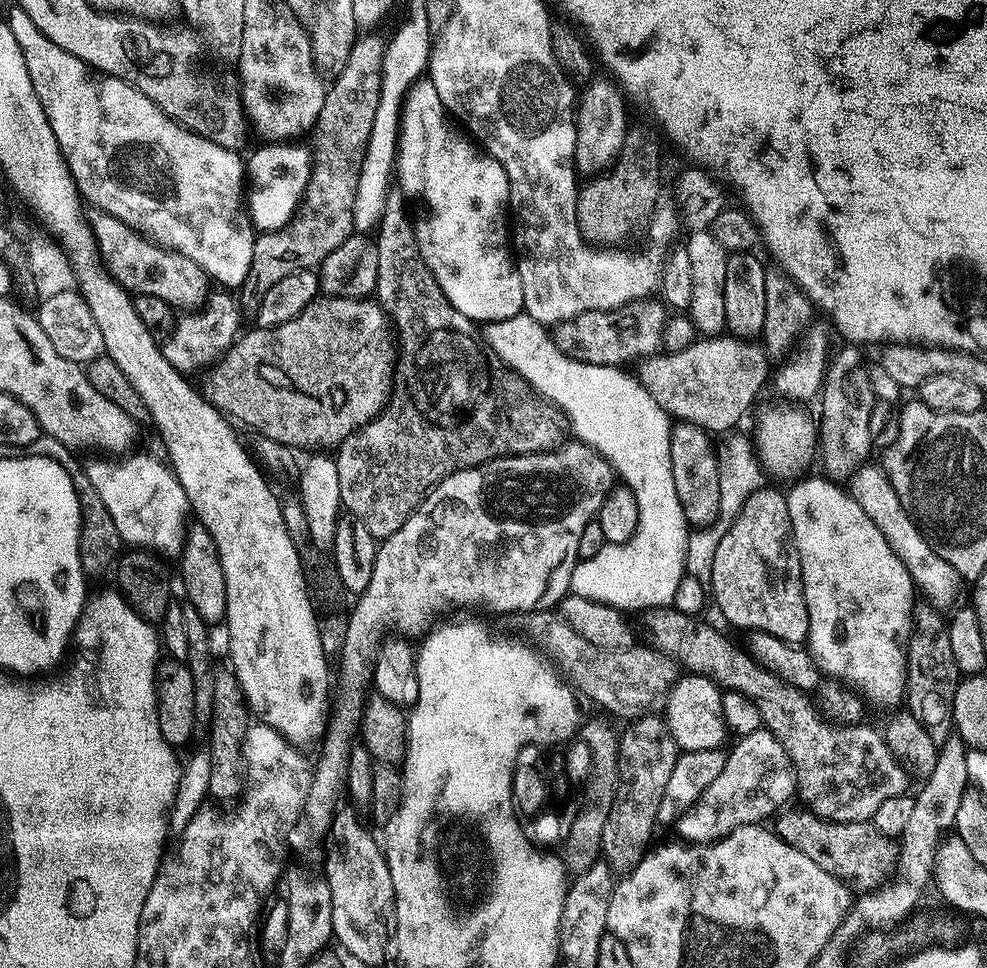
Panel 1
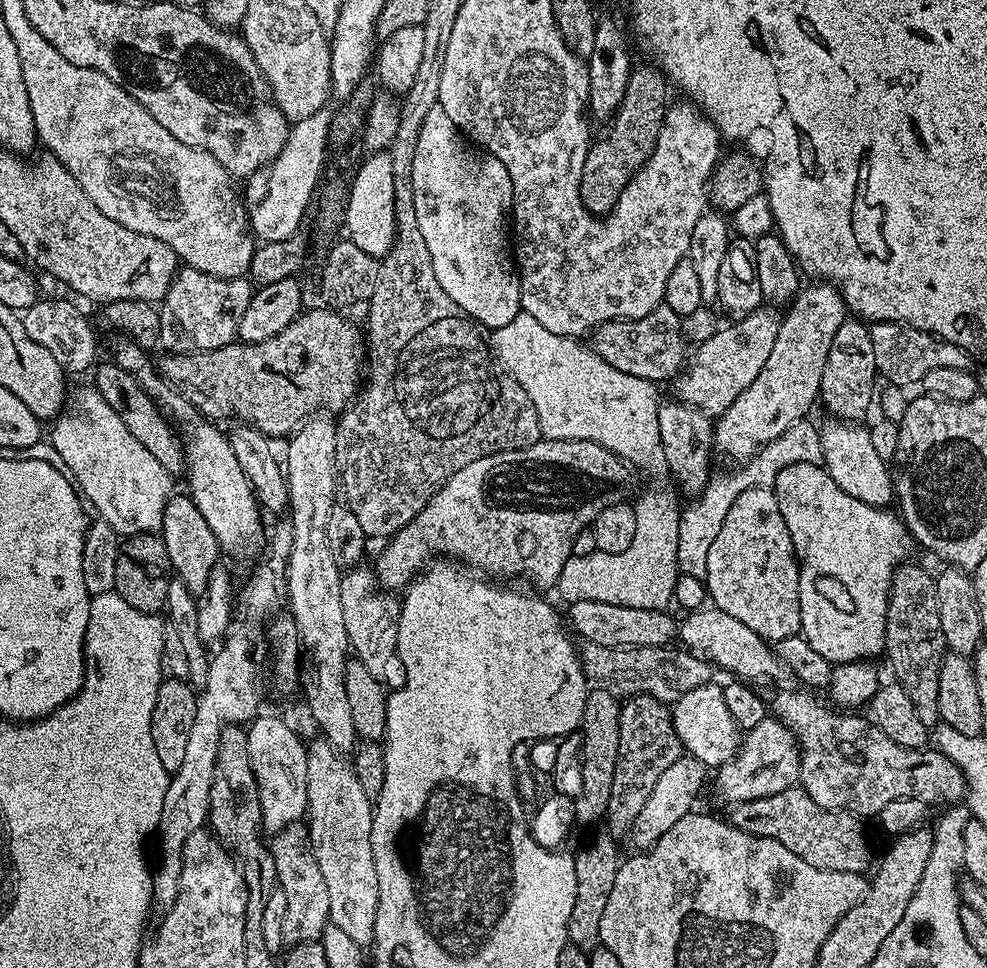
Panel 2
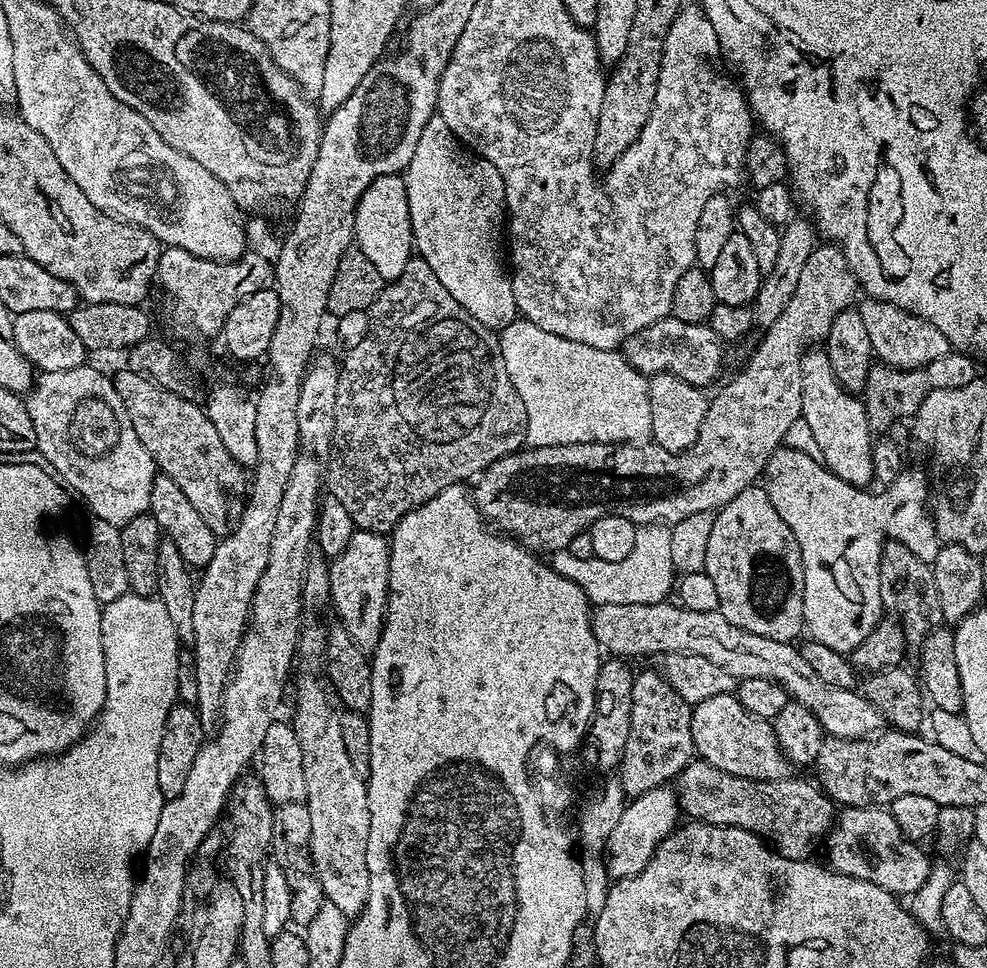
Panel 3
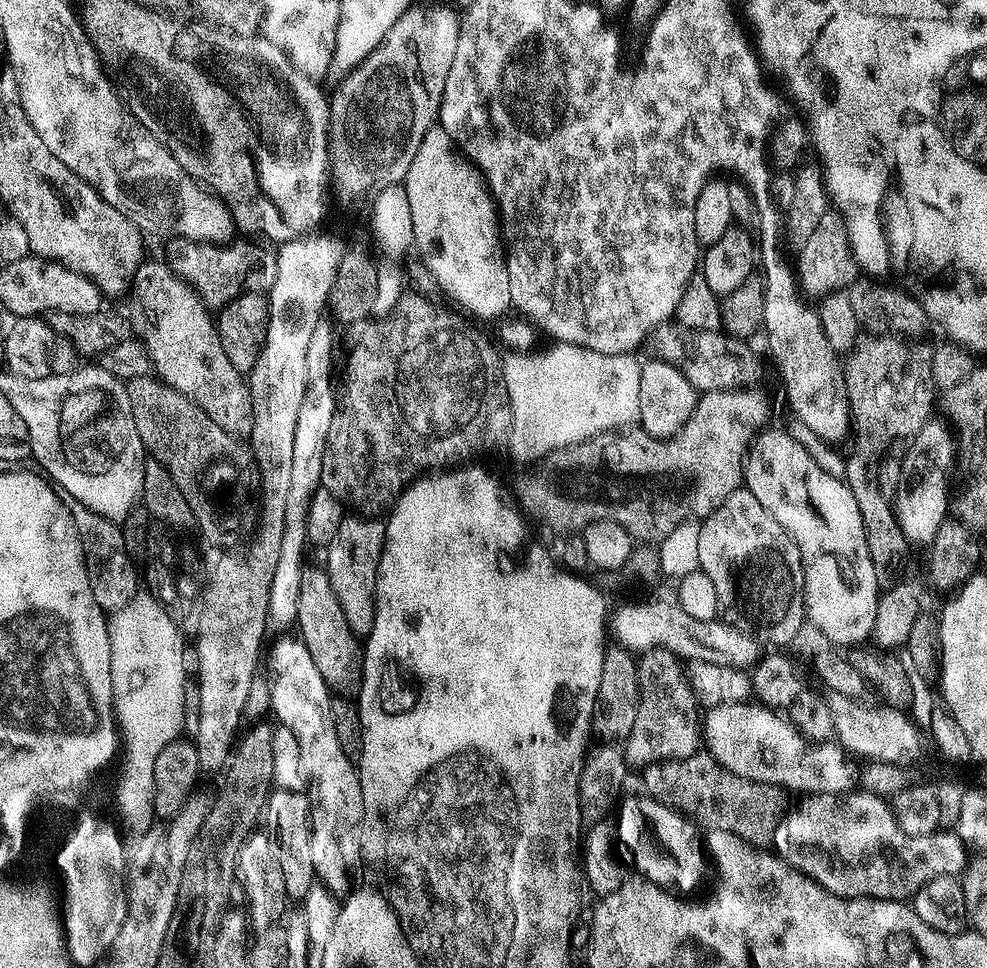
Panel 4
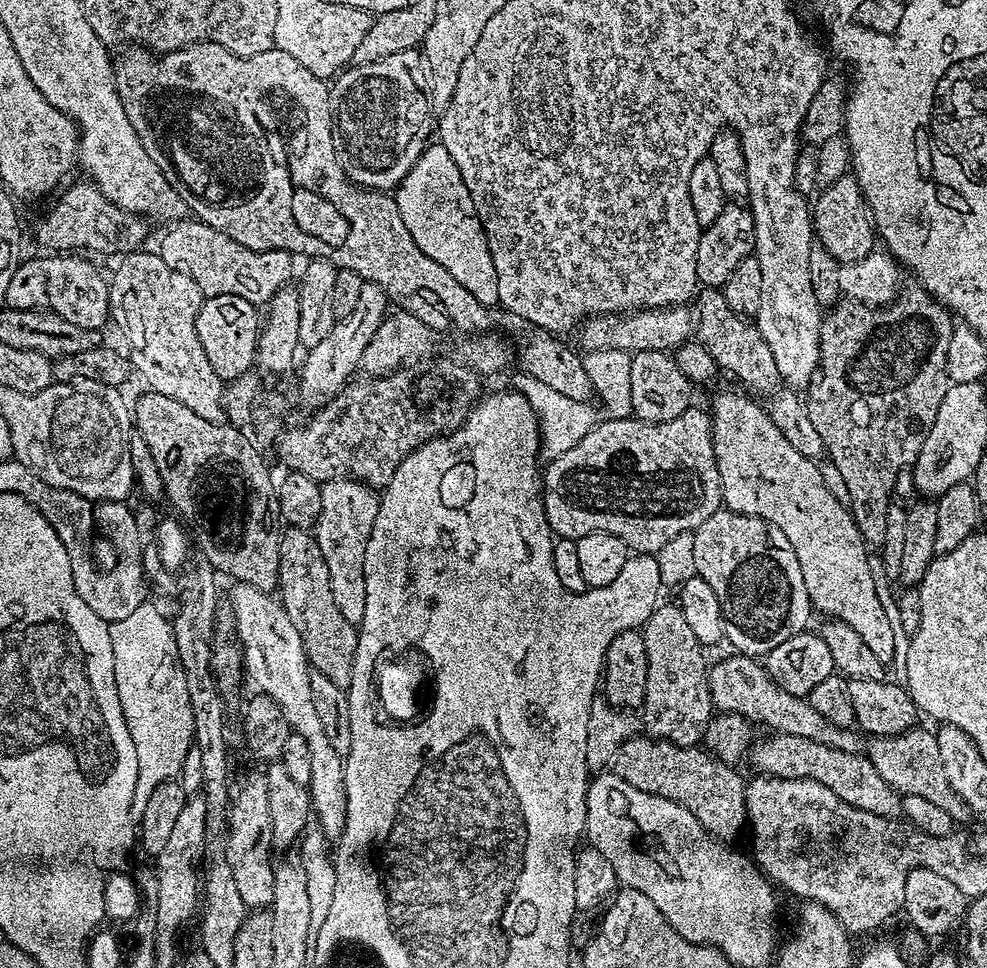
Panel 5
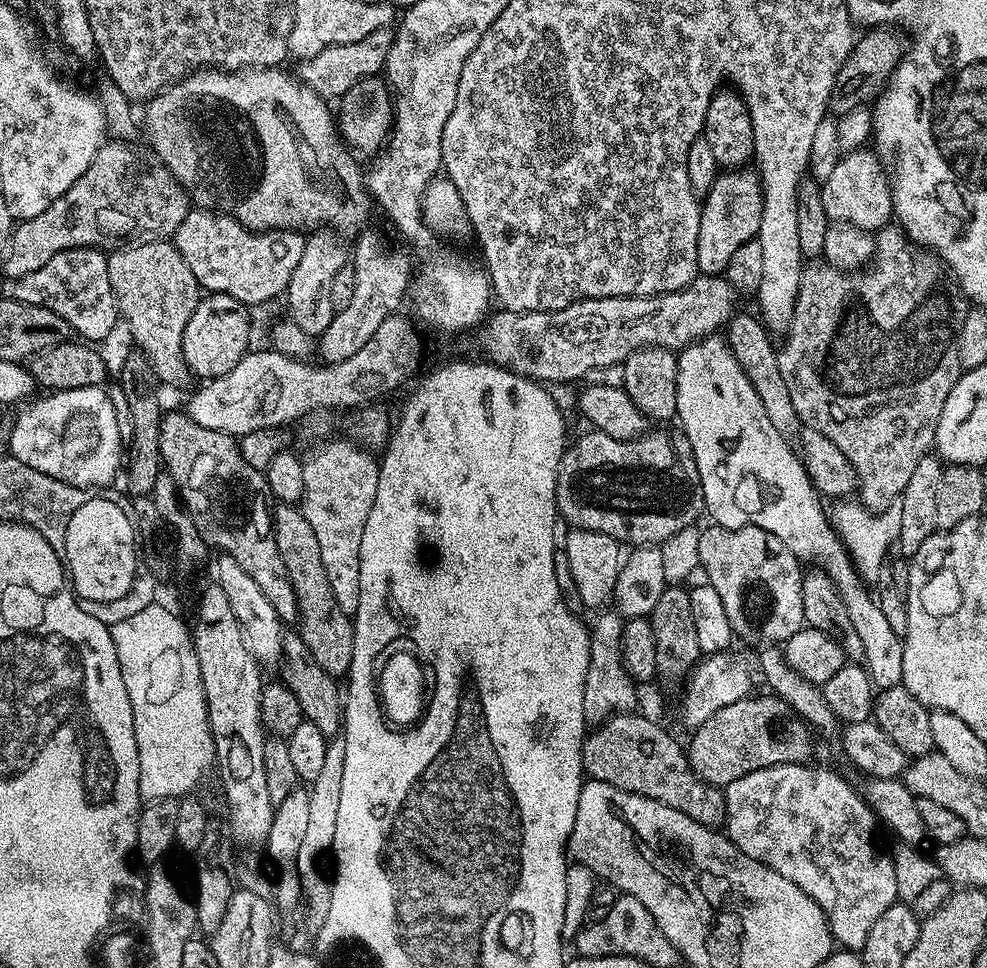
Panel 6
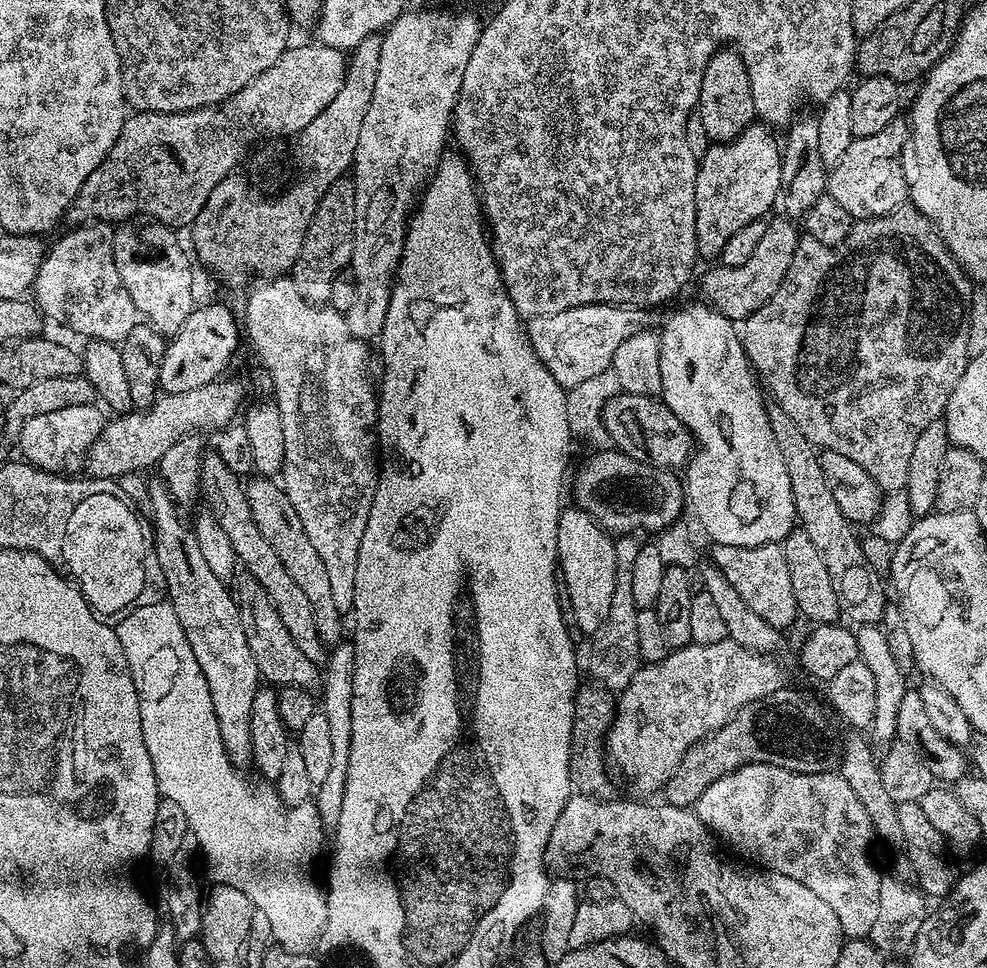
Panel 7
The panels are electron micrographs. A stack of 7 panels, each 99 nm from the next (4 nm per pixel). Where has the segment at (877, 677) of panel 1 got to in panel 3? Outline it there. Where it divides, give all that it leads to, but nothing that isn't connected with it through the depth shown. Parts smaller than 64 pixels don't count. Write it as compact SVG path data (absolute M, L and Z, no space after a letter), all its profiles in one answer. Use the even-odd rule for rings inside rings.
M781 446L776 449L776 453L768 459L766 469L766 487L768 489L768 497L770 502L774 502L774 510L778 510L778 514L782 514L782 522L786 522L786 526L790 526L790 530L794 534L794 538L800 547L802 554L802 566L804 567L804 626L807 635L813 640L822 642L822 646L830 646L830 650L838 650L845 654L850 654L862 642L862 638L866 638L870 634L870 630L874 630L874 626L882 619L882 605L880 603L880 552L884 549L884 543L887 540L897 540L905 544L913 553L918 554L918 558L931 562L934 558L938 558L938 550L942 547L942 541L936 535L936 527L932 521L932 513L926 501L930 496L930 476L927 471L923 472L920 468L905 467L898 474L892 484L887 485L877 496L871 496L871 491L863 488L855 488L852 484L847 484L842 478L838 478L829 468L824 467L823 463L808 458L806 454L800 453L796 449L790 449Z

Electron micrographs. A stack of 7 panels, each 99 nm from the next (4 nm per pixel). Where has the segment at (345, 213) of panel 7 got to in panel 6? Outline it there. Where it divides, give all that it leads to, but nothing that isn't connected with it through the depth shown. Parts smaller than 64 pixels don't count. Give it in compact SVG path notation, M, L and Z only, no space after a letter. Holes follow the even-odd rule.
M328 230L313 231L305 239L302 258L298 261L294 274L290 274L288 283L287 315L305 334L313 338L319 338L323 334L326 326L330 326L332 317L337 313L336 307L330 302L330 285L334 283L334 274L338 274L338 270L346 267L346 248L344 252L343 246L335 238L337 239Z

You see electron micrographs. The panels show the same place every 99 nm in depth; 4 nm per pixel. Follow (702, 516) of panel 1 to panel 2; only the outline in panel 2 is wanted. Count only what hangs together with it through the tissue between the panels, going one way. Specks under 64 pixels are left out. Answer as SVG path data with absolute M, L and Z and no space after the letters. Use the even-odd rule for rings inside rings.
M675 398L665 399L658 410L658 434L667 471L672 471L676 484L688 495L696 498L708 484L712 456L714 457L714 420L702 410L682 404Z

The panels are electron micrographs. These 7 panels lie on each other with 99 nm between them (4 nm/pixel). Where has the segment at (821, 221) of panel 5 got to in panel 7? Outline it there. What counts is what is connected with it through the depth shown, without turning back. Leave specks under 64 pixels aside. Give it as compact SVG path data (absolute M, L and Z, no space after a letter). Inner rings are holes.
M897 118L892 121L886 130L878 130L878 134L866 134L857 136L846 146L846 154L828 172L827 195L842 206L854 218L867 218L869 216L885 216L888 212L895 212L908 200L908 183L904 177L904 160L906 145L910 140L910 128L903 119Z

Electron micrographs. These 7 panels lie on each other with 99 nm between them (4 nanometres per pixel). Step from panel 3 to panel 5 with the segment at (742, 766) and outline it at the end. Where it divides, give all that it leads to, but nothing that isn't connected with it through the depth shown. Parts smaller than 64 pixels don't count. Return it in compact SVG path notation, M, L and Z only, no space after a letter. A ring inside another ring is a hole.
M777 732L768 734L765 740L757 739L753 743L750 749L751 760L757 773L777 776L778 778L820 782L822 786L830 786L830 790L834 790L834 794L838 794L838 798L842 798L842 802L850 802L850 806L858 806L858 810L870 810L870 814L893 818L901 815L901 793L896 792L894 786L890 786L890 782L886 782L886 778L882 778L882 774L878 774L878 770L874 770L874 766L868 761L867 755L860 752L846 754L846 750L834 750L834 746L822 746L822 742L810 742L810 738L794 738L794 734Z

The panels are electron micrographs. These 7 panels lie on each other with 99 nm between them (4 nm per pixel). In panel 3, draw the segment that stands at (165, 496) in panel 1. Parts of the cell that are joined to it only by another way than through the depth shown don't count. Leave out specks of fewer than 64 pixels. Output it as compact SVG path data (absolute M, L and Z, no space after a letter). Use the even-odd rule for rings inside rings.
M90 366L61 373L41 371L26 403L30 422L34 422L35 451L41 452L43 463L88 503L95 519L122 526L149 511L151 484L158 469L146 446L138 442L111 375L103 376Z

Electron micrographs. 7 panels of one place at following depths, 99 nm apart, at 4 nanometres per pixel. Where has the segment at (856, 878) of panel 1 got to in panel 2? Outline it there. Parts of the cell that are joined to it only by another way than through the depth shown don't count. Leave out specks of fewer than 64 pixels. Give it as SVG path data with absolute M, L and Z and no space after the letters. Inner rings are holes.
M799 786L766 798L731 805L730 812L730 822L738 830L774 838L774 842L782 842L786 850L798 854L802 862L818 866L818 870L864 874L868 867L873 867L872 848L864 833L865 821L849 812L835 812L818 806L818 802L814 802L814 798Z

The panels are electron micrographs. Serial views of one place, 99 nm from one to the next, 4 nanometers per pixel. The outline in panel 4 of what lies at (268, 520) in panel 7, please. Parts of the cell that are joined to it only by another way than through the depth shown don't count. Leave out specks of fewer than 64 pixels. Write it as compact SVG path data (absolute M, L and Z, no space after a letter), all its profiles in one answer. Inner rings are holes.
M323 567L302 568L294 624L300 627L299 639L304 641L306 650L310 650L310 658L314 658L314 666L318 666L318 674L322 674L329 689L340 698L355 697L364 673L362 644L350 630L350 622L346 622L346 614L342 614L342 606L338 606L334 586L330 586L330 578Z

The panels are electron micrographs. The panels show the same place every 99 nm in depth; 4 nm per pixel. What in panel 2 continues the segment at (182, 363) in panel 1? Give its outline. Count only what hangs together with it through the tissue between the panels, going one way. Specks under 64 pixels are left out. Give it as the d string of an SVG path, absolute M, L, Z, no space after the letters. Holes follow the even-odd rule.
M181 267L172 277L168 292L158 308L163 351L209 352L233 343L237 339L238 322L242 322L242 314L246 314L246 306L250 306L253 291L251 279L227 280L202 270Z

